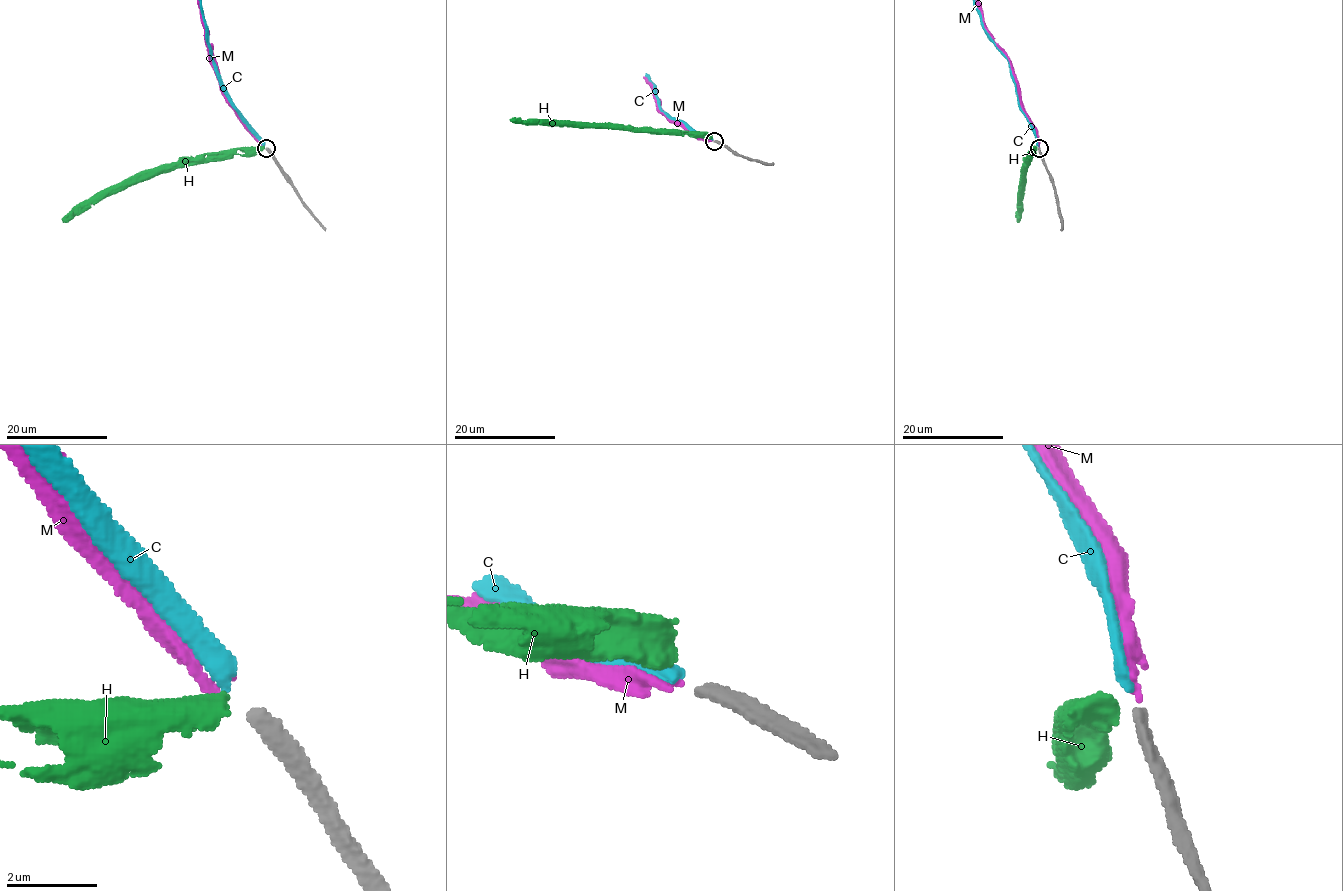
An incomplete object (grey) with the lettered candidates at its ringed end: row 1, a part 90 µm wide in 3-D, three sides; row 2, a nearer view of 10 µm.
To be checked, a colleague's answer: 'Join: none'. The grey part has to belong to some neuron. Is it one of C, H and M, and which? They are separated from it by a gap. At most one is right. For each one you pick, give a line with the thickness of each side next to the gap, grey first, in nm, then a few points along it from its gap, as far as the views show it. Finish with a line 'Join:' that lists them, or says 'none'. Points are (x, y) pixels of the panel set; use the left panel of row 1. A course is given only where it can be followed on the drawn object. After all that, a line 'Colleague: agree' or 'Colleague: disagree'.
C: 320 nm thick on the grey side, 360 nm on the other
Join: C
Colleague: disagree

